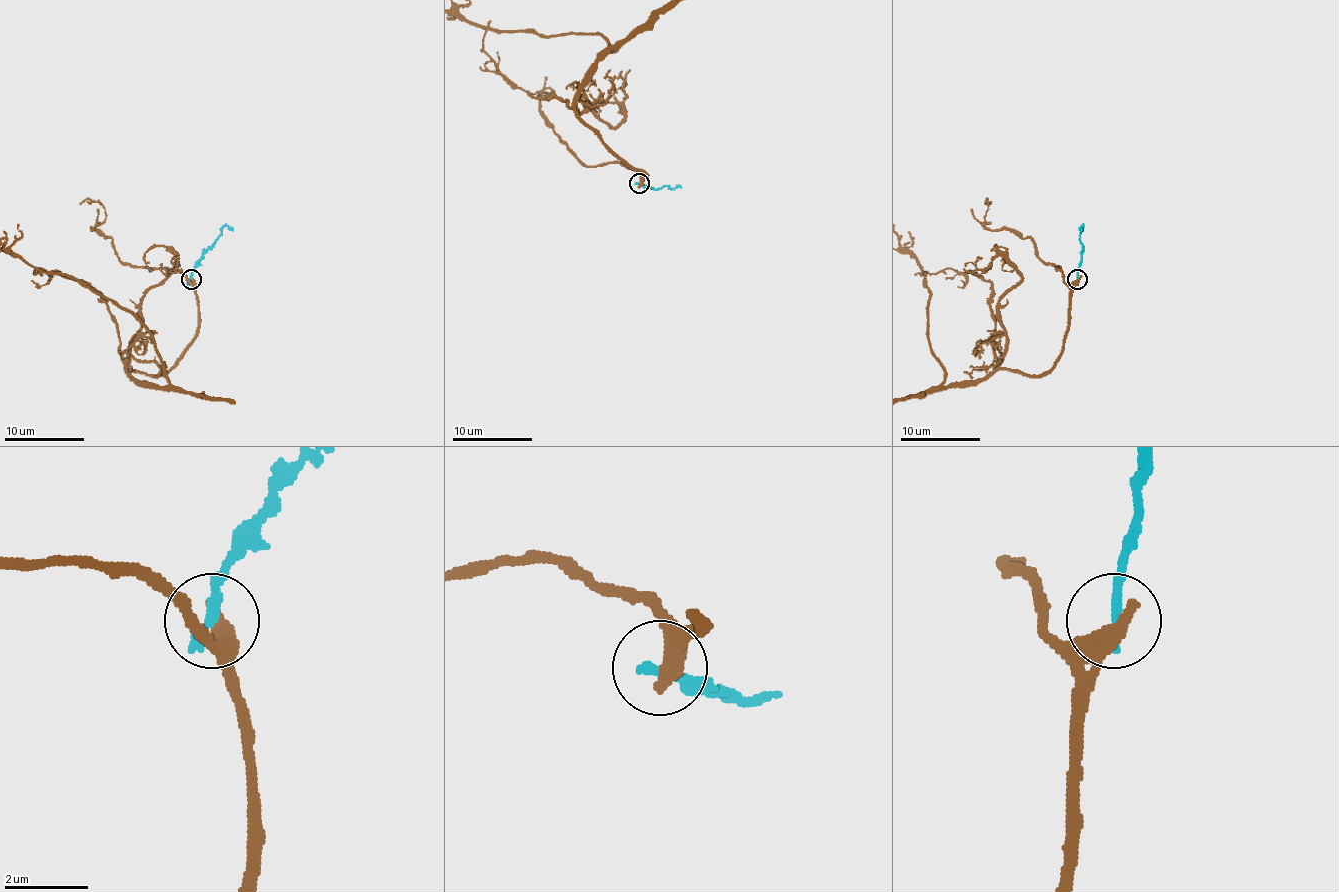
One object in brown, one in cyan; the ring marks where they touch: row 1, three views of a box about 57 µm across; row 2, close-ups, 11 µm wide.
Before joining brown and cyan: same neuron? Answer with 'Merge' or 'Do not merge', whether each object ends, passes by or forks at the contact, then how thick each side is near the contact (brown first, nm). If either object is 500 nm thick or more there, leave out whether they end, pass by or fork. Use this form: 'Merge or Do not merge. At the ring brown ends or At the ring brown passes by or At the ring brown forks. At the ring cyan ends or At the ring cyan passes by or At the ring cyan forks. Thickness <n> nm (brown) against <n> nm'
Do not merge. Thickness 500 nm (brown) against 300 nm

